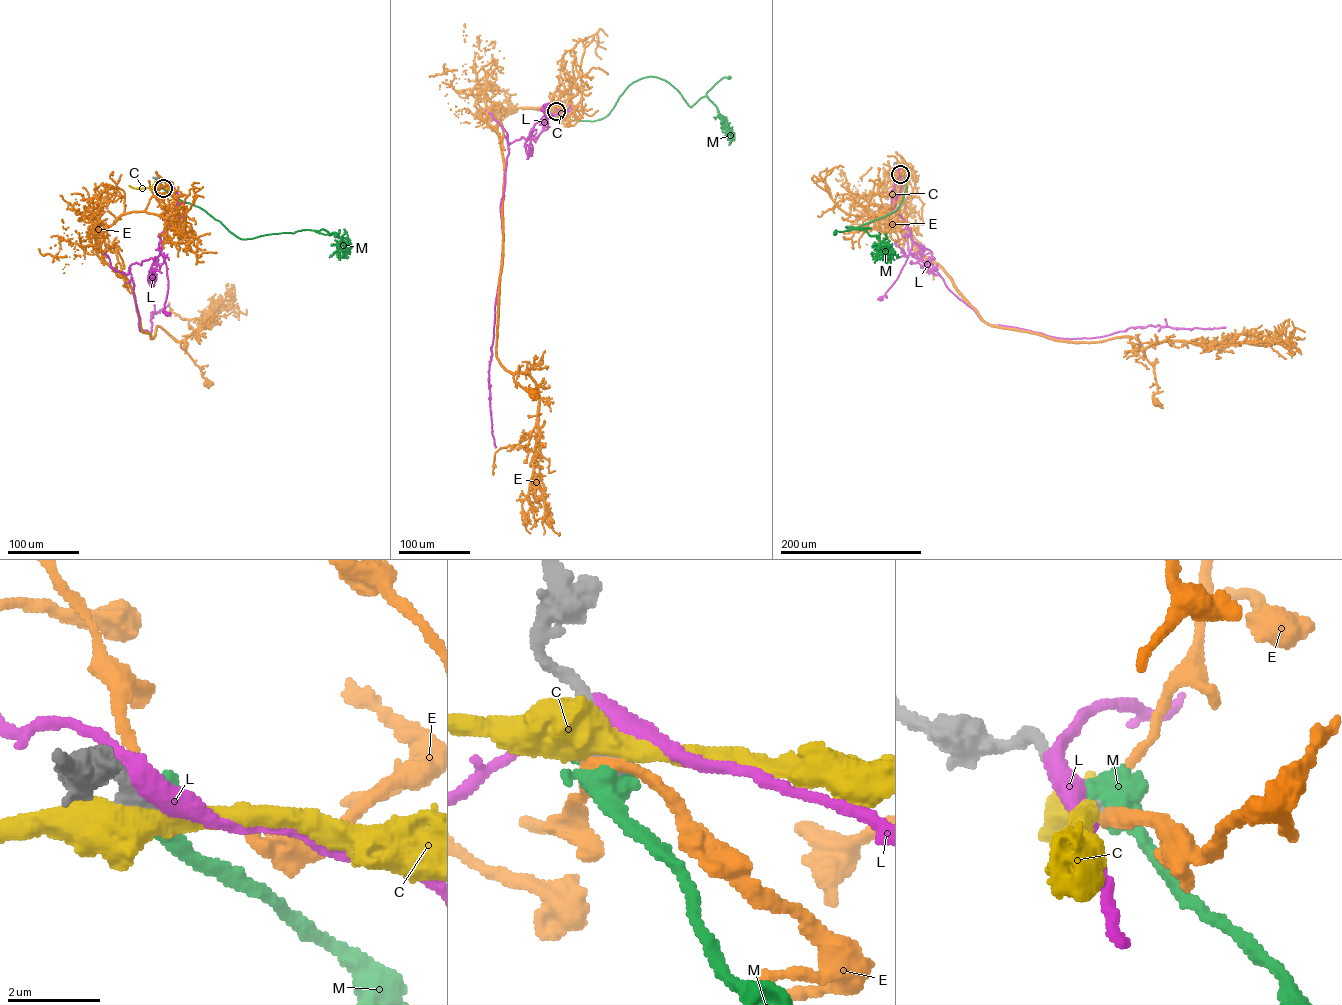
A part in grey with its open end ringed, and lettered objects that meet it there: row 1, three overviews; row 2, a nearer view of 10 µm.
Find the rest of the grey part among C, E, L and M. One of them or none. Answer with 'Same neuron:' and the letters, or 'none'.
Same neuron: M

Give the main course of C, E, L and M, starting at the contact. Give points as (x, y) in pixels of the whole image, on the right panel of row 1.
C: (900, 174), (896, 201), (893, 208), (885, 213)
E: (900, 174), (898, 194), (912, 244), (938, 264), (985, 321), (1063, 341), (1135, 337), (1154, 368), (1157, 402)
L: (900, 174), (902, 180), (894, 210), (907, 225), (913, 241), (900, 272), (885, 293), (886, 297), (880, 298)
M: (900, 174), (906, 187), (895, 211), (855, 228), (846, 226), (870, 228), (836, 230), (834, 233)

